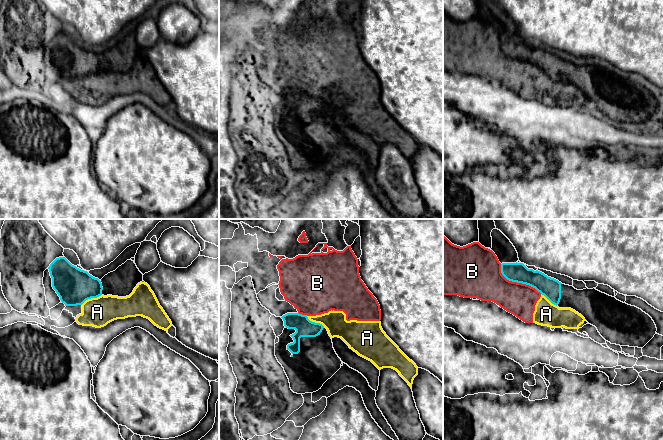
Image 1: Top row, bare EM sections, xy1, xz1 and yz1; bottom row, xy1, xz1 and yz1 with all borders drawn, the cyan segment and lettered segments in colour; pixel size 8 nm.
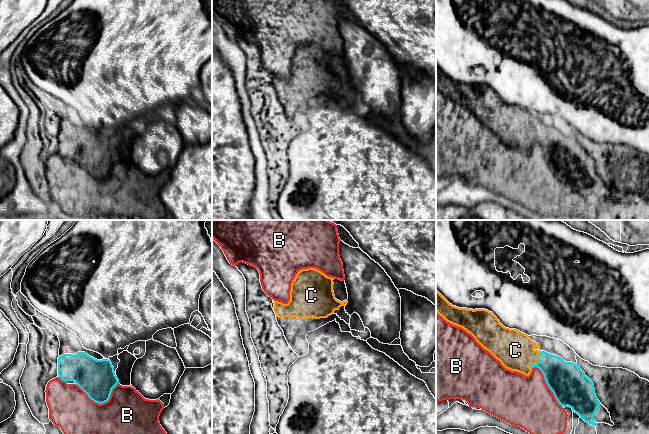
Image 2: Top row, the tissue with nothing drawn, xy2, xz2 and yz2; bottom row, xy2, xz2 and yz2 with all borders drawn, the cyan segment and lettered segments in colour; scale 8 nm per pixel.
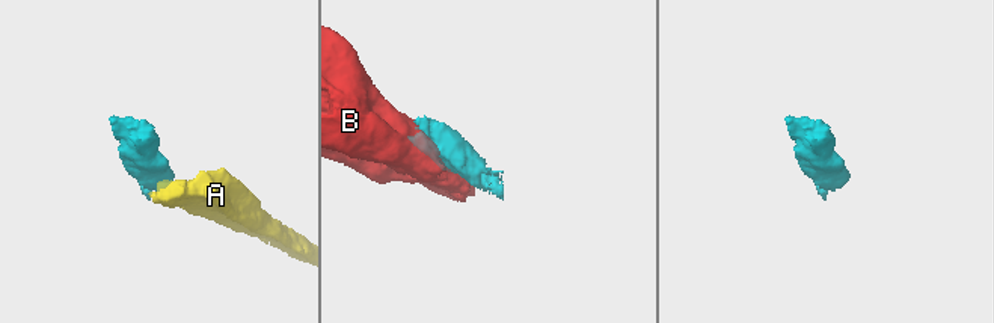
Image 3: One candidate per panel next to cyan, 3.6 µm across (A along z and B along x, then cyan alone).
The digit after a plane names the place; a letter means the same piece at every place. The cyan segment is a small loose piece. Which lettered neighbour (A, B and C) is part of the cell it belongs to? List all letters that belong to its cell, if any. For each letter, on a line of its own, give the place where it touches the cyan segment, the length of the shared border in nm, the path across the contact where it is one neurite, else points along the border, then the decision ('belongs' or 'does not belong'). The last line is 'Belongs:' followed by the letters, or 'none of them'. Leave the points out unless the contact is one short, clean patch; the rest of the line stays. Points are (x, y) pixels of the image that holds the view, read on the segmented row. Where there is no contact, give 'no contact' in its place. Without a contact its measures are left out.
A: meets cyan in xy1 at (91, 297); contact 190 nm long; border along xy1 (101, 294), (88, 298), (81, 304); does not belong
B: meets cyan in xy2 at (100, 403); contact 360 nm long; does not belong
C: meets cyan in yz2 at (537, 361); contact 170 nm long; belongs
Belongs: C

